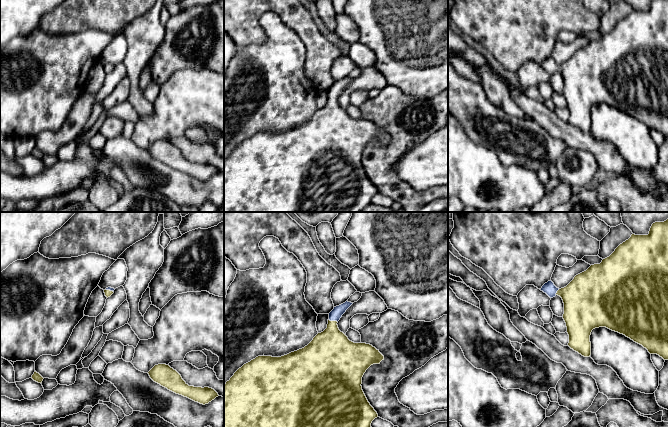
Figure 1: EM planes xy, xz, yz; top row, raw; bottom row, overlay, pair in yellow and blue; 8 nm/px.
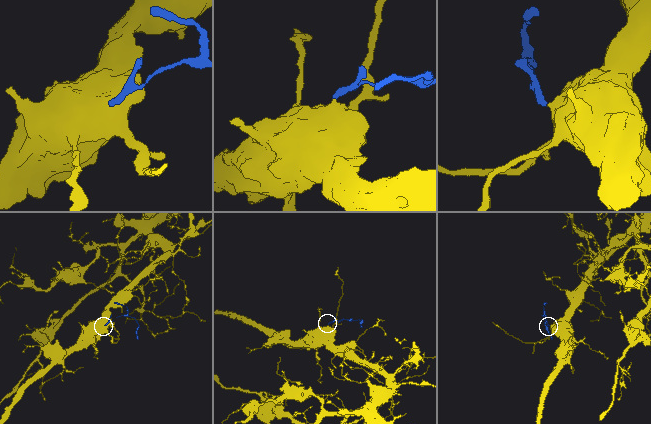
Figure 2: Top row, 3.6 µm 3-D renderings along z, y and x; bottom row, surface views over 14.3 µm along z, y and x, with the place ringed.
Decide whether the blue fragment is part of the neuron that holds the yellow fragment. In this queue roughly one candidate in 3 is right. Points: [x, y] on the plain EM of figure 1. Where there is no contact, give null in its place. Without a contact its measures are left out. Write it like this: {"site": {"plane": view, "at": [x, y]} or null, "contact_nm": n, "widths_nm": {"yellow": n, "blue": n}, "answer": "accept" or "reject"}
{"site": {"plane": "xz", "at": [333, 97]}, "contact_nm": 80, "widths_nm": {"yellow": 360, "blue": 90}, "answer": "accept"}

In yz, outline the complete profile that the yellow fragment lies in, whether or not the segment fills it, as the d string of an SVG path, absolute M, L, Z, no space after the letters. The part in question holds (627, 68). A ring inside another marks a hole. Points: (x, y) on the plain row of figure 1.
M652 0L648 11L632 10L609 33L576 51L566 63L559 65L550 56L542 62L541 67L550 74L556 71L562 74L568 122L582 132L591 131L592 106L606 103L642 121L650 130L668 136L668 0Z

